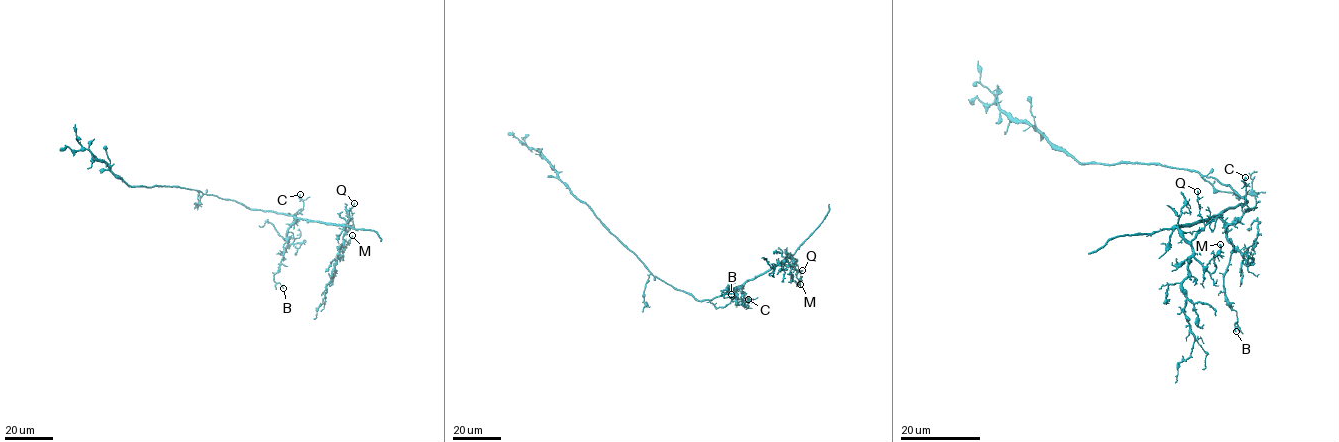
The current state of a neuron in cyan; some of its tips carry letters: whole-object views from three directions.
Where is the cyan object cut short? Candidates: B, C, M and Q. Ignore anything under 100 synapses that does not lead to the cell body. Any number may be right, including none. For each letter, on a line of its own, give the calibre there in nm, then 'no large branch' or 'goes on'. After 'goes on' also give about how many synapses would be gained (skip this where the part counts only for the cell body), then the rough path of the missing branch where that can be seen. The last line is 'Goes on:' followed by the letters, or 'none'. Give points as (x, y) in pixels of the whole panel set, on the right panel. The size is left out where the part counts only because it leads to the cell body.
B: 130 nm thick; no large branch
C: 170 nm thick; no large branch
M: 190 nm thick; no large branch
Q: 150 nm thick; no large branch
Goes on: none

